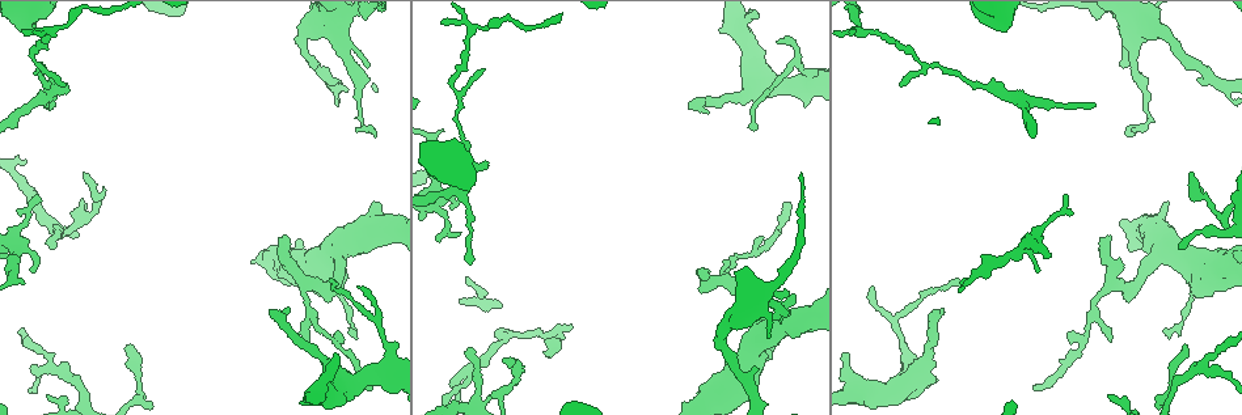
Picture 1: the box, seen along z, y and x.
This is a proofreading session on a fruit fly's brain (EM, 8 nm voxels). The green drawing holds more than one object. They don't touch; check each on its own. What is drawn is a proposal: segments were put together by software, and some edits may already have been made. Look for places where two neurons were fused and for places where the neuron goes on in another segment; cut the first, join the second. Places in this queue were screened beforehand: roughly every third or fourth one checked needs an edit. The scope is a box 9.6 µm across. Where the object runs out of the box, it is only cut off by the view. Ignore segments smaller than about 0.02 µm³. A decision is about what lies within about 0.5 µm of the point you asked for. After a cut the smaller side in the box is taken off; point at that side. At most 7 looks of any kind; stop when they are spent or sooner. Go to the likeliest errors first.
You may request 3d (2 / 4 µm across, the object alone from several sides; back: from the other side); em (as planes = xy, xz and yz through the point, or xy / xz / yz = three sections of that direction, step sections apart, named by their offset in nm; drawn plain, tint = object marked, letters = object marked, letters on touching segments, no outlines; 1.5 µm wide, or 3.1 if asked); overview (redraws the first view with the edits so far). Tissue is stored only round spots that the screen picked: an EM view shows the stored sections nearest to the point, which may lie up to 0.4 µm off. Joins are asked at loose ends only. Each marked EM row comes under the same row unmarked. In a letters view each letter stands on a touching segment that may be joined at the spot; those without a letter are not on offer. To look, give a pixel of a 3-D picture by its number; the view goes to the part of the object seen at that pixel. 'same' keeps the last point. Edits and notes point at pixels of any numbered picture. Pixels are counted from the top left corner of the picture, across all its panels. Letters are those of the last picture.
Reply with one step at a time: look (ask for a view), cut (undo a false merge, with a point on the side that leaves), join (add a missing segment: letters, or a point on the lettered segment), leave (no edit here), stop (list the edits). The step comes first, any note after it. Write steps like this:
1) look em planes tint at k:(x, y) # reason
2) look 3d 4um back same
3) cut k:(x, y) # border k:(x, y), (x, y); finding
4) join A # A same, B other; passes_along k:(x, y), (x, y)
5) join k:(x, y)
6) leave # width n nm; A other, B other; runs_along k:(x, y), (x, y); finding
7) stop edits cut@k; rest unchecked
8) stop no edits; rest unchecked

look em planes letters at 1:(1184, 344) # tapers out

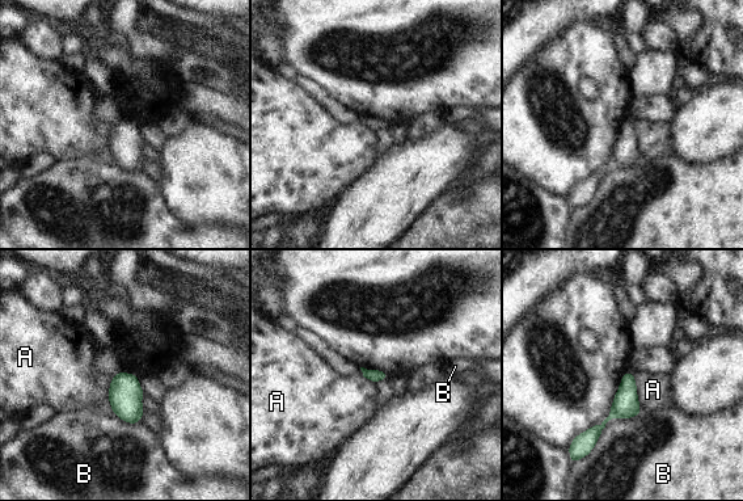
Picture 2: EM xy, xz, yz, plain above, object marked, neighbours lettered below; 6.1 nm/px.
leave # A other, B other; border 2:(633, 374), (641, 411); no lettered segment goes on from it

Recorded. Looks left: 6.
look em xz step 4 tint at 1:(49, 86) # calibre changes

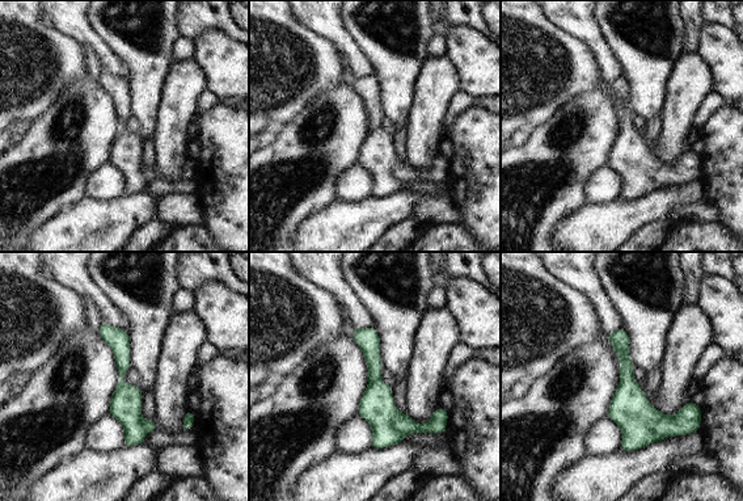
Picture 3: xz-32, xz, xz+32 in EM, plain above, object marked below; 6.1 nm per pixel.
look em planes letters same # another direction

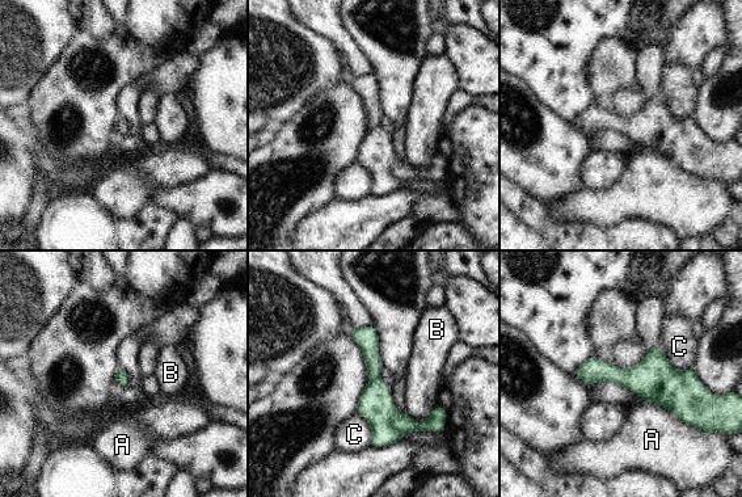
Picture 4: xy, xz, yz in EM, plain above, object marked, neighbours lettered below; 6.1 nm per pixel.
leave # A other, B other, C other; runs_along 4:(580, 371), (703, 391); continuous, no second neuron

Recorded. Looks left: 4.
look em xy step 8 tint at 1:(957, 278) # branch stops here

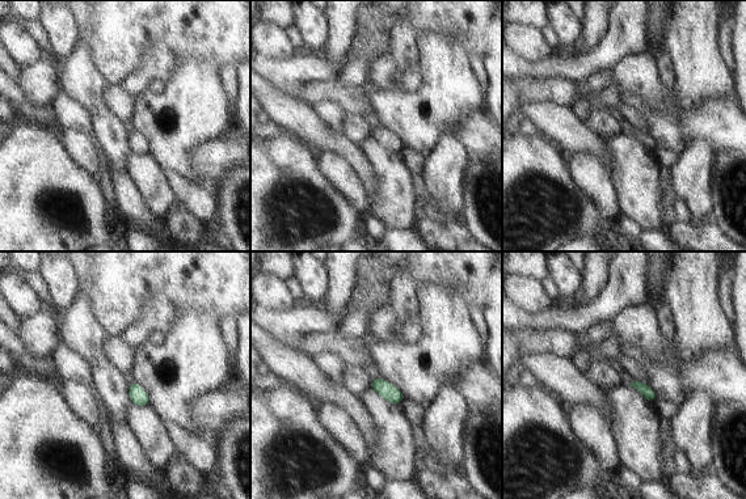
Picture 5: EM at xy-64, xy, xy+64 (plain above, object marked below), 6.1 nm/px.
look em planes letters same # cut it another way

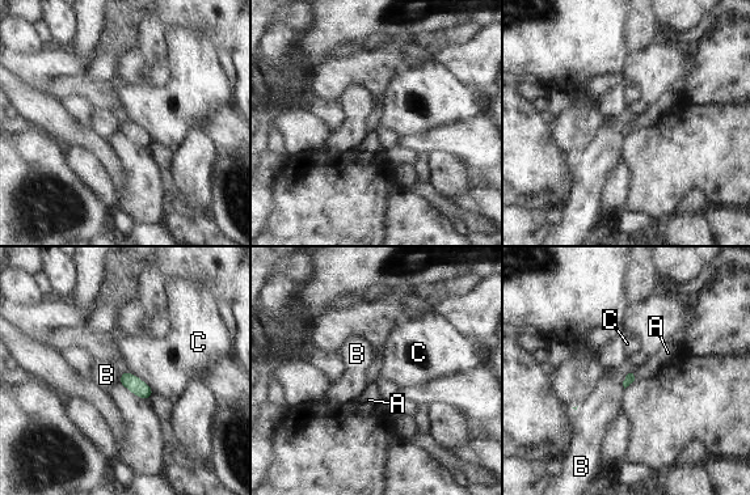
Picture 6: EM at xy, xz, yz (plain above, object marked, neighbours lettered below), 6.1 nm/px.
join A # width 70 nm; A same, B other, C other; passes_along 6:(630, 377), (633, 376), (665, 356); the neuron continues

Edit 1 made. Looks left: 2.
stop edits join@6; rest unchecked

